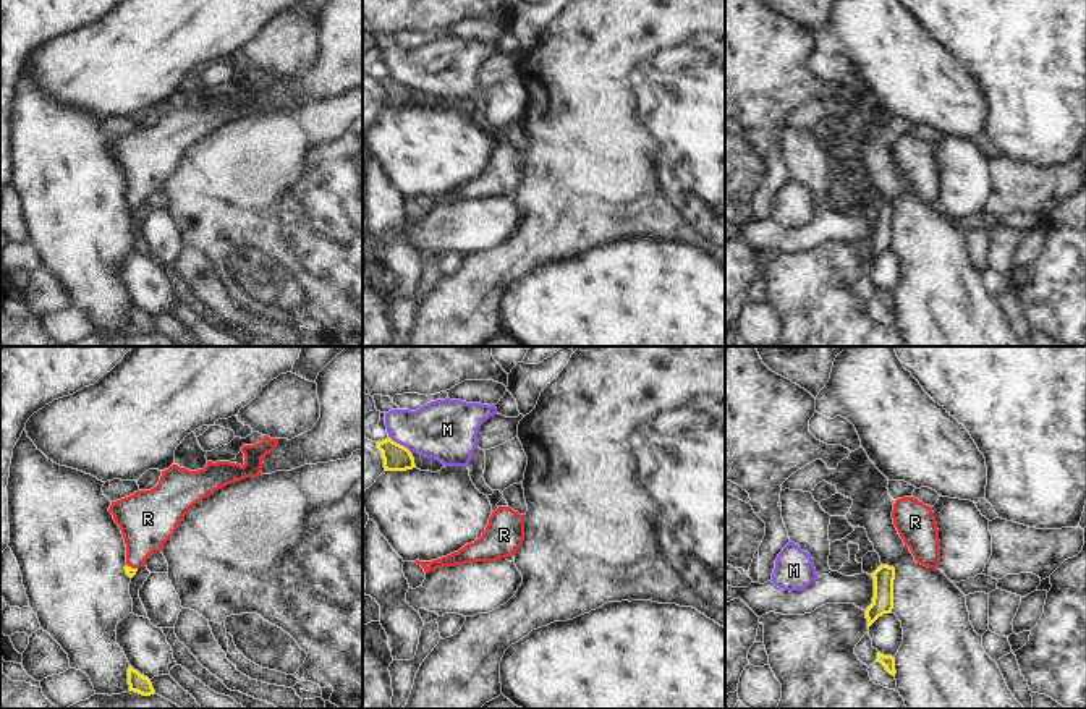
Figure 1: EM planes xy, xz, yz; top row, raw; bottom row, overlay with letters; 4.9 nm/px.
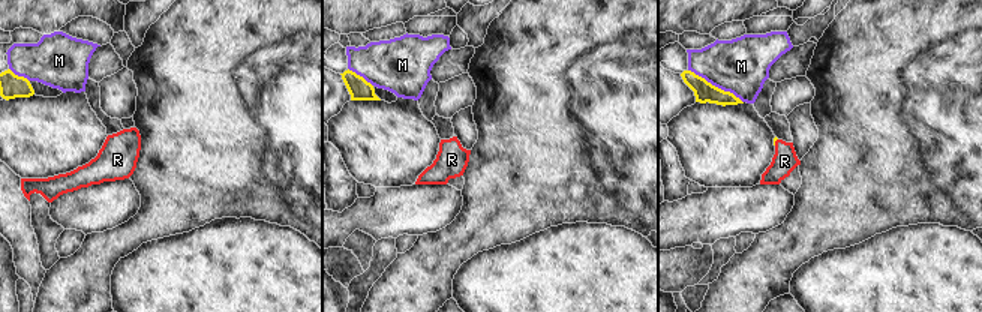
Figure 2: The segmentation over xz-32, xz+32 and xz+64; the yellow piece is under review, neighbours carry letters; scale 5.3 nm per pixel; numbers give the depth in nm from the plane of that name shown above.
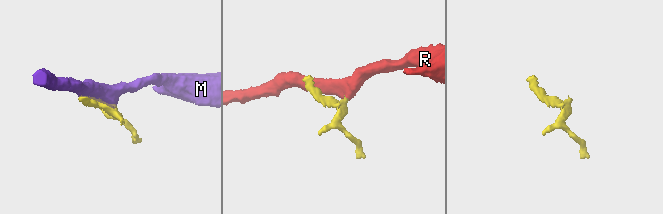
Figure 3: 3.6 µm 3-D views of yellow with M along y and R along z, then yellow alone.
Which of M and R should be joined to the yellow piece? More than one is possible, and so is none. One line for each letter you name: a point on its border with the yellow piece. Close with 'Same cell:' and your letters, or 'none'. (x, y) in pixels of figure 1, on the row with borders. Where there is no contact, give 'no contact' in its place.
R: meets yellow in xy at (130, 567)
Same cell: R

